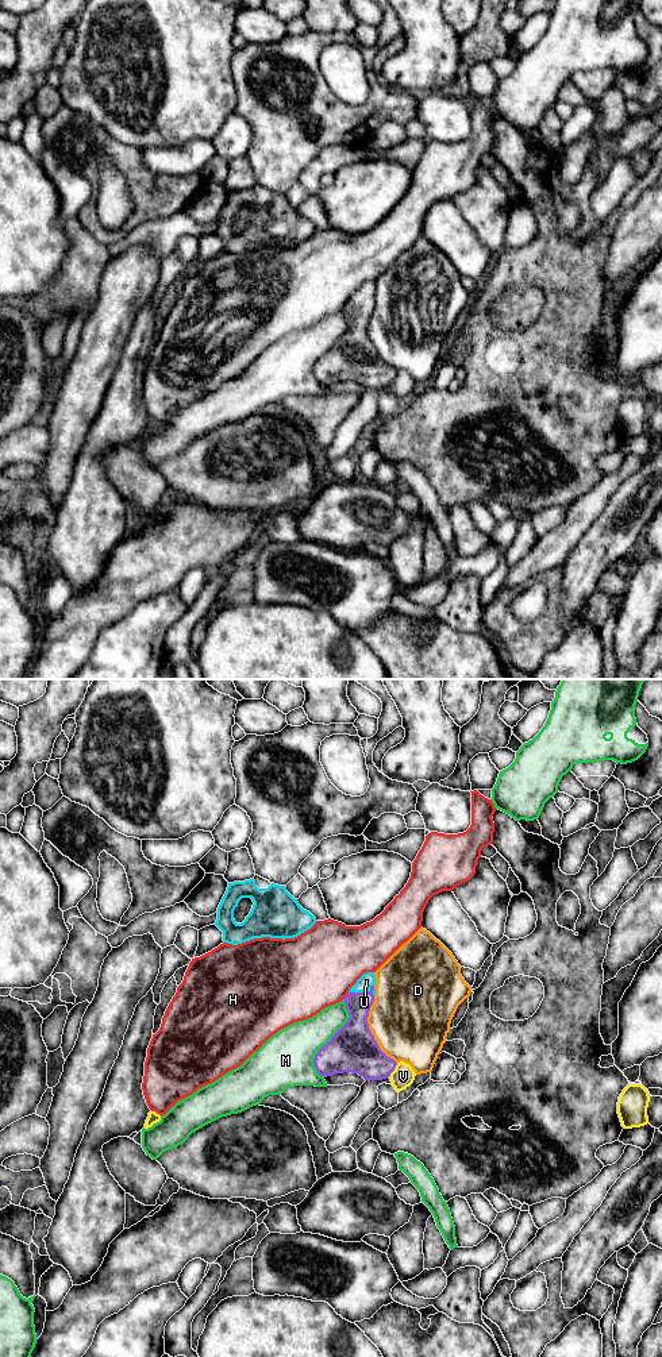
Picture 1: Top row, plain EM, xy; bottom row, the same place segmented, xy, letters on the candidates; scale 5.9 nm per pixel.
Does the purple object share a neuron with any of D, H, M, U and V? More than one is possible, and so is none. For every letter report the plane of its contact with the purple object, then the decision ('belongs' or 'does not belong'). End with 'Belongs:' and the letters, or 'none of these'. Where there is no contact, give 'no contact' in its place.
D: contact in xy; does not belong
H: contact in xy; does not belong
M: contact in xy; does not belong
U: contact in xy; belongs
V: contact in xy; does not belong
Belongs: U

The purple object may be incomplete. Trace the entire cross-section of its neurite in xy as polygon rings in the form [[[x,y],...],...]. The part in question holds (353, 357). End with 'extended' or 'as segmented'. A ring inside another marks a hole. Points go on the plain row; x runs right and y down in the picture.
[[[366,281],[345,305],[350,327],[313,367],[320,385],[351,381],[365,389],[382,389],[394,379],[397,371],[380,358],[367,332],[376,305],[374,294],[374,281]]] | extended

